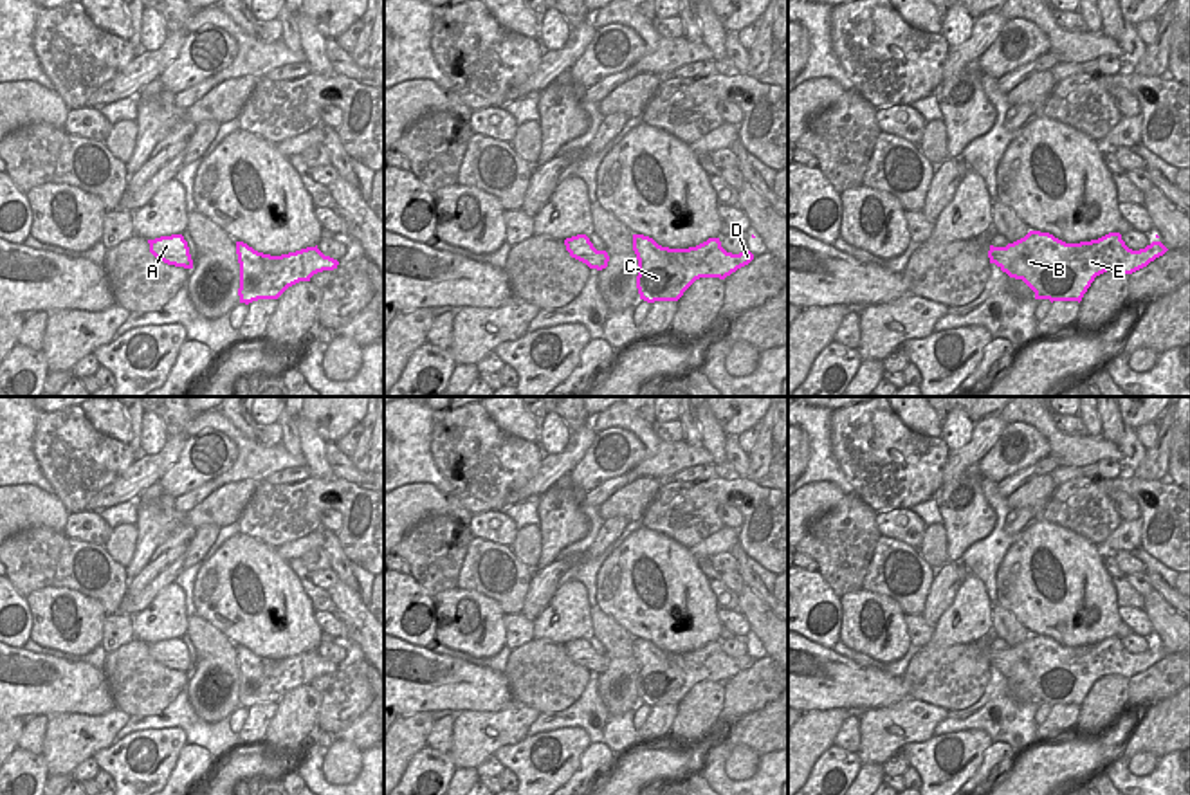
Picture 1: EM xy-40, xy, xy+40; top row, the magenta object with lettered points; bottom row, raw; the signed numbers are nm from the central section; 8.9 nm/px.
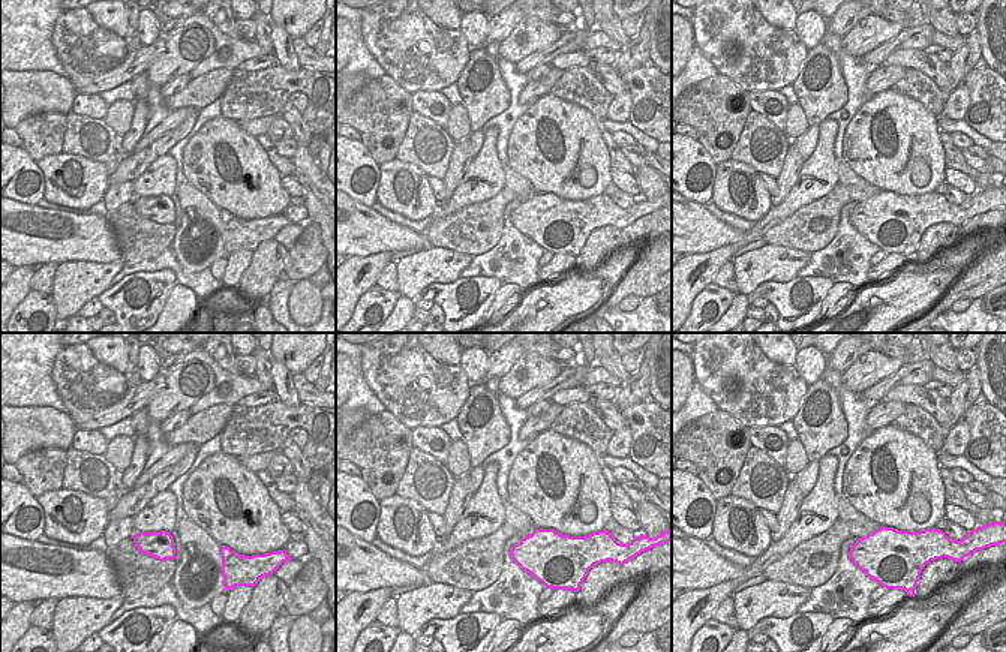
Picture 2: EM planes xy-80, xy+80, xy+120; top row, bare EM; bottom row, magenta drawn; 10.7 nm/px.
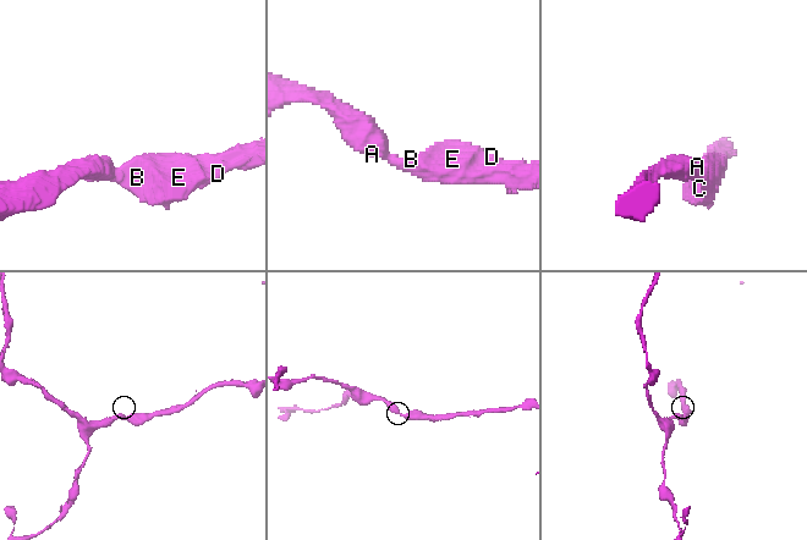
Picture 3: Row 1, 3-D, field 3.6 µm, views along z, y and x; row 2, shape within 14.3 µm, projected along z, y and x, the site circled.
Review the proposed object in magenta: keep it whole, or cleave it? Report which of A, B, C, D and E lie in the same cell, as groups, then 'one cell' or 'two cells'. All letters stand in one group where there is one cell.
A B C D E; one cell

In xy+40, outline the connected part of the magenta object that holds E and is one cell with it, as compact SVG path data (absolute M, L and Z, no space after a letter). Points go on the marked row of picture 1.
M1030 231L1006 247L990 245L988 258L1010 278L1022 279L1035 299L1080 303L1096 276L1107 270L1132 274L1167 251L1159 240L1132 251L1120 233L1066 243L1049 233Z

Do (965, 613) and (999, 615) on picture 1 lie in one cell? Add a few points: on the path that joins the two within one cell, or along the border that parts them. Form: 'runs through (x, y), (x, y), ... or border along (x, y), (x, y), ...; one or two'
border along (994, 606), (990, 630); two

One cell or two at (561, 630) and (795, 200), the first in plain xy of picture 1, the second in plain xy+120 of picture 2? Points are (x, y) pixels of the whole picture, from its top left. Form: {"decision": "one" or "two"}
{"decision": "one"}

